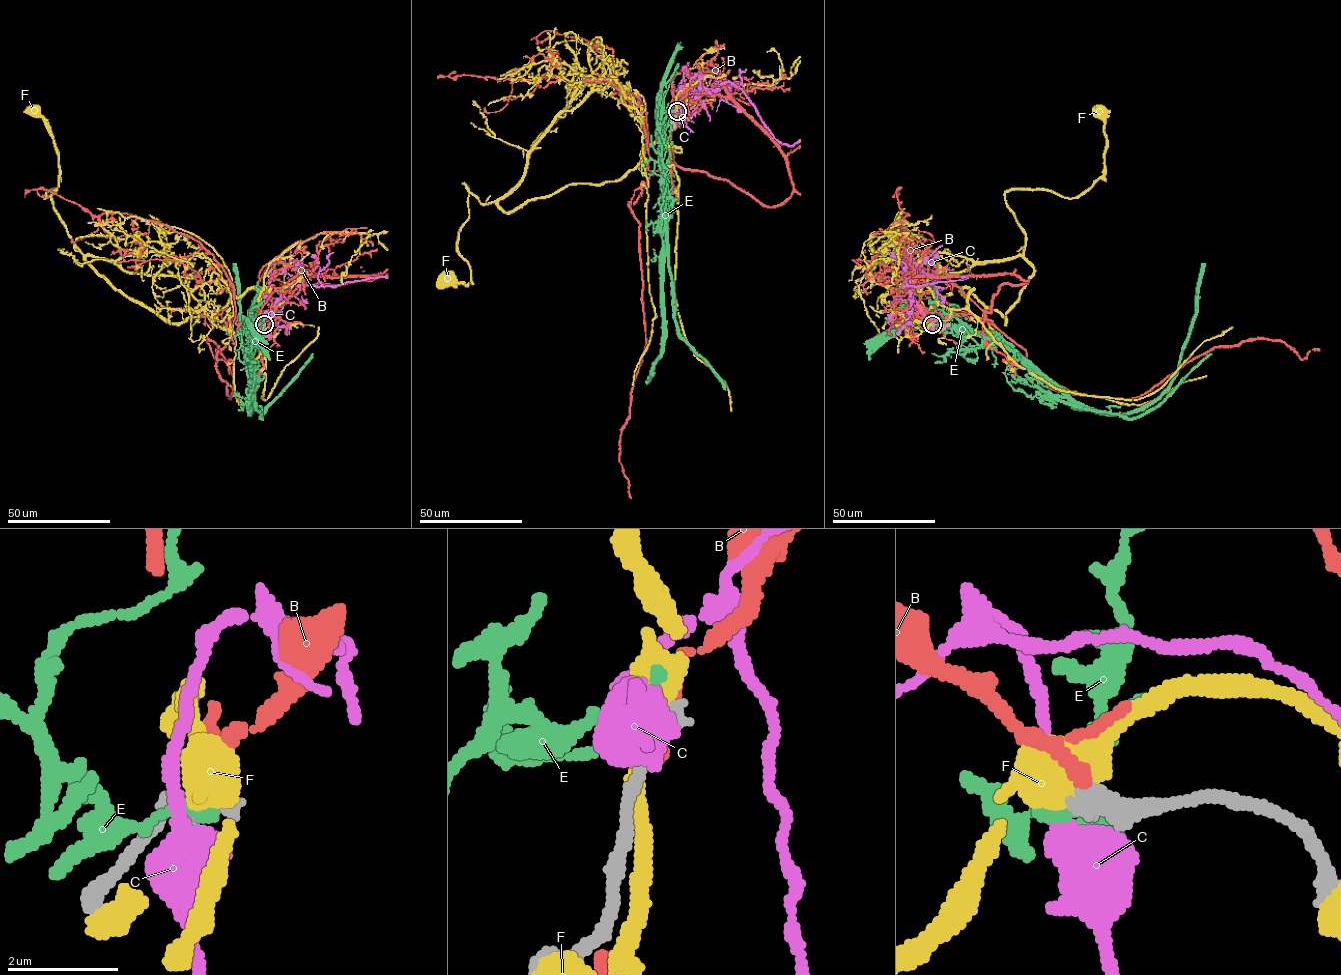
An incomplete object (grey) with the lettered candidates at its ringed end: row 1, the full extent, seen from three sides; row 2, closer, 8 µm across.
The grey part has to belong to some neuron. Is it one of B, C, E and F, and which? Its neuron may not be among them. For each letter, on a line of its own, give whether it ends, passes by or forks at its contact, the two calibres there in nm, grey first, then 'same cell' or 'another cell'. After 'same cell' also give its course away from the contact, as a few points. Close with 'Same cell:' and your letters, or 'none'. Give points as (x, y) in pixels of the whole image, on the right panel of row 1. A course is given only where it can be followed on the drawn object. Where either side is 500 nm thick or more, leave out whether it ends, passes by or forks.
B: it passes by; calibres 440 and 190 nm; same cell; course (932, 324), (913, 303), (923, 256), (1060, 392), (1140, 397), (1257, 338), (1301, 359), (1319, 350)
C: calibres 480 and 600 nm; another cell
E: it ends; calibres 480 and 240 nm; another cell
F: calibres 460 and 550 nm; another cell
Same cell: B

